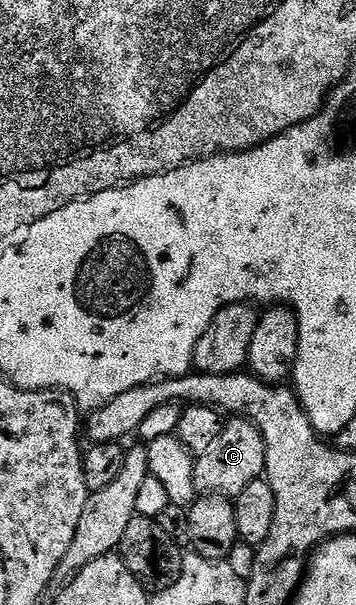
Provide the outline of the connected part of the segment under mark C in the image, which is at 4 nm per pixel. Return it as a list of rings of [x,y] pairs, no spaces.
[[[233,417],[225,423],[223,433],[207,449],[207,453],[196,456],[195,489],[201,495],[224,495],[236,497],[251,485],[251,481],[262,478],[265,474],[265,442],[260,429],[244,417]]]

